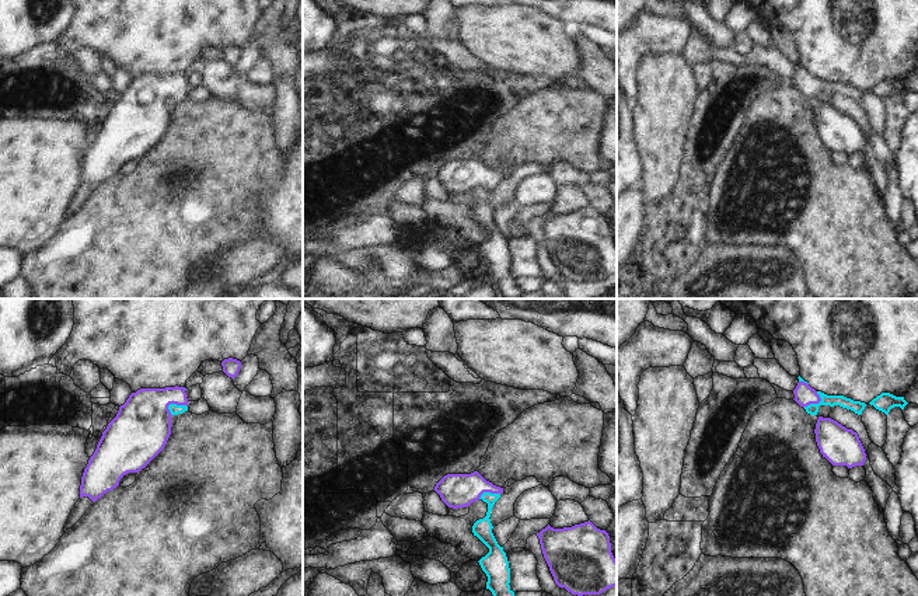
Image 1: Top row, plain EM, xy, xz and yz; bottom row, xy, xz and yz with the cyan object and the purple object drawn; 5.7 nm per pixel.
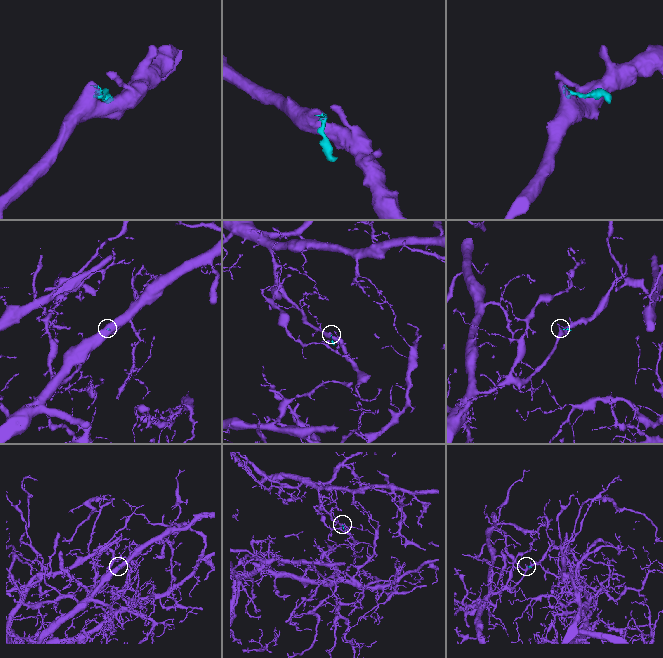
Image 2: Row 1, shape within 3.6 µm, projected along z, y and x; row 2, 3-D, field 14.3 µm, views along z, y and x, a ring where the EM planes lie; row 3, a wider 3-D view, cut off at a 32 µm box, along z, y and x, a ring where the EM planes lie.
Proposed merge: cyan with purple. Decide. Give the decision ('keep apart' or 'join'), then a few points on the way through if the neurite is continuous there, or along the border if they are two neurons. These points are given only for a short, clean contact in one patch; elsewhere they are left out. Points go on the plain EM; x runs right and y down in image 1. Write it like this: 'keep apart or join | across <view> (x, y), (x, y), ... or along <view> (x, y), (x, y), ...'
join | across xy (174, 94), (175, 90), (164, 90), (142, 112)

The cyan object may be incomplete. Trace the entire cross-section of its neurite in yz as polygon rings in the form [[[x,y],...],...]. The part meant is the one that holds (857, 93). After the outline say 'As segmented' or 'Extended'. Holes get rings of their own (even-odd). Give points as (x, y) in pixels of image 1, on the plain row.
[[[800,62],[797,63],[799,69],[793,76],[795,87],[806,95],[810,101],[817,101],[820,91],[840,91],[842,94],[851,95],[855,100],[861,101],[866,90],[861,87],[854,87],[844,81],[827,81],[821,77],[816,77],[804,67]]]. Extended

